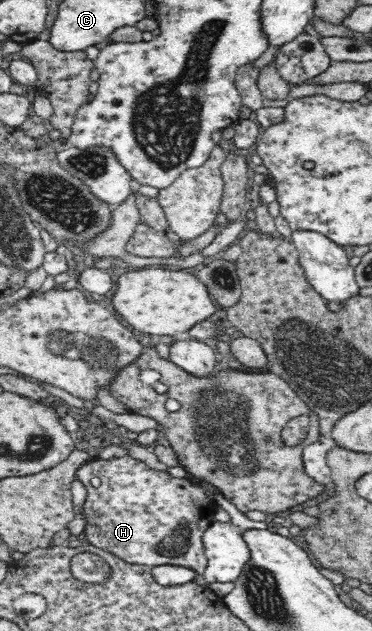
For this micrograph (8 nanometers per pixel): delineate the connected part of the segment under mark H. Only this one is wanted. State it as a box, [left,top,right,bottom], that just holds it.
[76,454,217,574]

